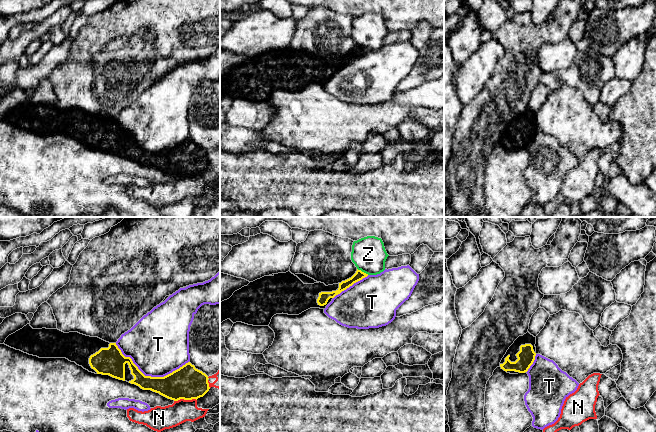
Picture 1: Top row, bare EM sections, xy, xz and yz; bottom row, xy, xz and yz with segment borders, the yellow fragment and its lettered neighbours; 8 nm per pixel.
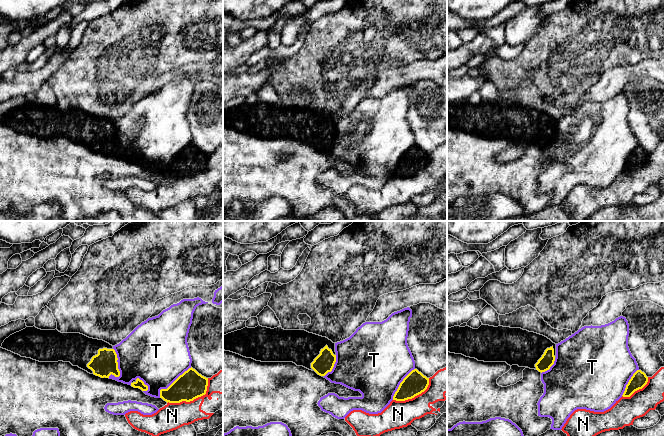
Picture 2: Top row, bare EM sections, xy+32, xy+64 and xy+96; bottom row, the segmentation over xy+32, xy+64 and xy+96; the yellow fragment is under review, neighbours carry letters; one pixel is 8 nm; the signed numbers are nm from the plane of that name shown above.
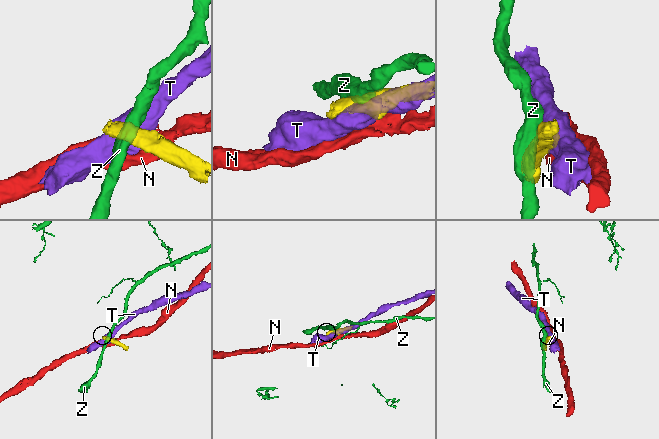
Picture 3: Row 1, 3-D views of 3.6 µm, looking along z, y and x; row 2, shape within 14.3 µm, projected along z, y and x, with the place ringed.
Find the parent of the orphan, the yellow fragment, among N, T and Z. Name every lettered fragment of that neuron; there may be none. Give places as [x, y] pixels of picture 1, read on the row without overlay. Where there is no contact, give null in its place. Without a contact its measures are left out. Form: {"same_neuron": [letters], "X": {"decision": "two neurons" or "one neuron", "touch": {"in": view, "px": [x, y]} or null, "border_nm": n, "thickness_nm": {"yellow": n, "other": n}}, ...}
{"same_neuron": [], "N": {"decision": "two neurons", "touch": {"in": "xy", "px": [185, 175]}, "border_nm": 180, "thickness_nm": {"yellow": 260, "other": 190}}, "T": {"decision": "two neurons", "touch": {"in": "xy", "px": [149, 152]}, "border_nm": 600, "thickness_nm": {"yellow": 240, "other": 460}}, "Z": {"decision": "two neurons", "touch": {"in": "xz", "px": [363, 48]}, "border_nm": 110, "thickness_nm": {"yellow": 80, "other": 280}}}

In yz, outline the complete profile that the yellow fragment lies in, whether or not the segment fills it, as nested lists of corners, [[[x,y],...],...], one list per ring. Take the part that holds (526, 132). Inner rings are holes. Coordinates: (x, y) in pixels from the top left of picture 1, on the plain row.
[[[529,108],[519,112],[509,123],[500,143],[510,150],[527,149],[536,132],[536,113]]]

